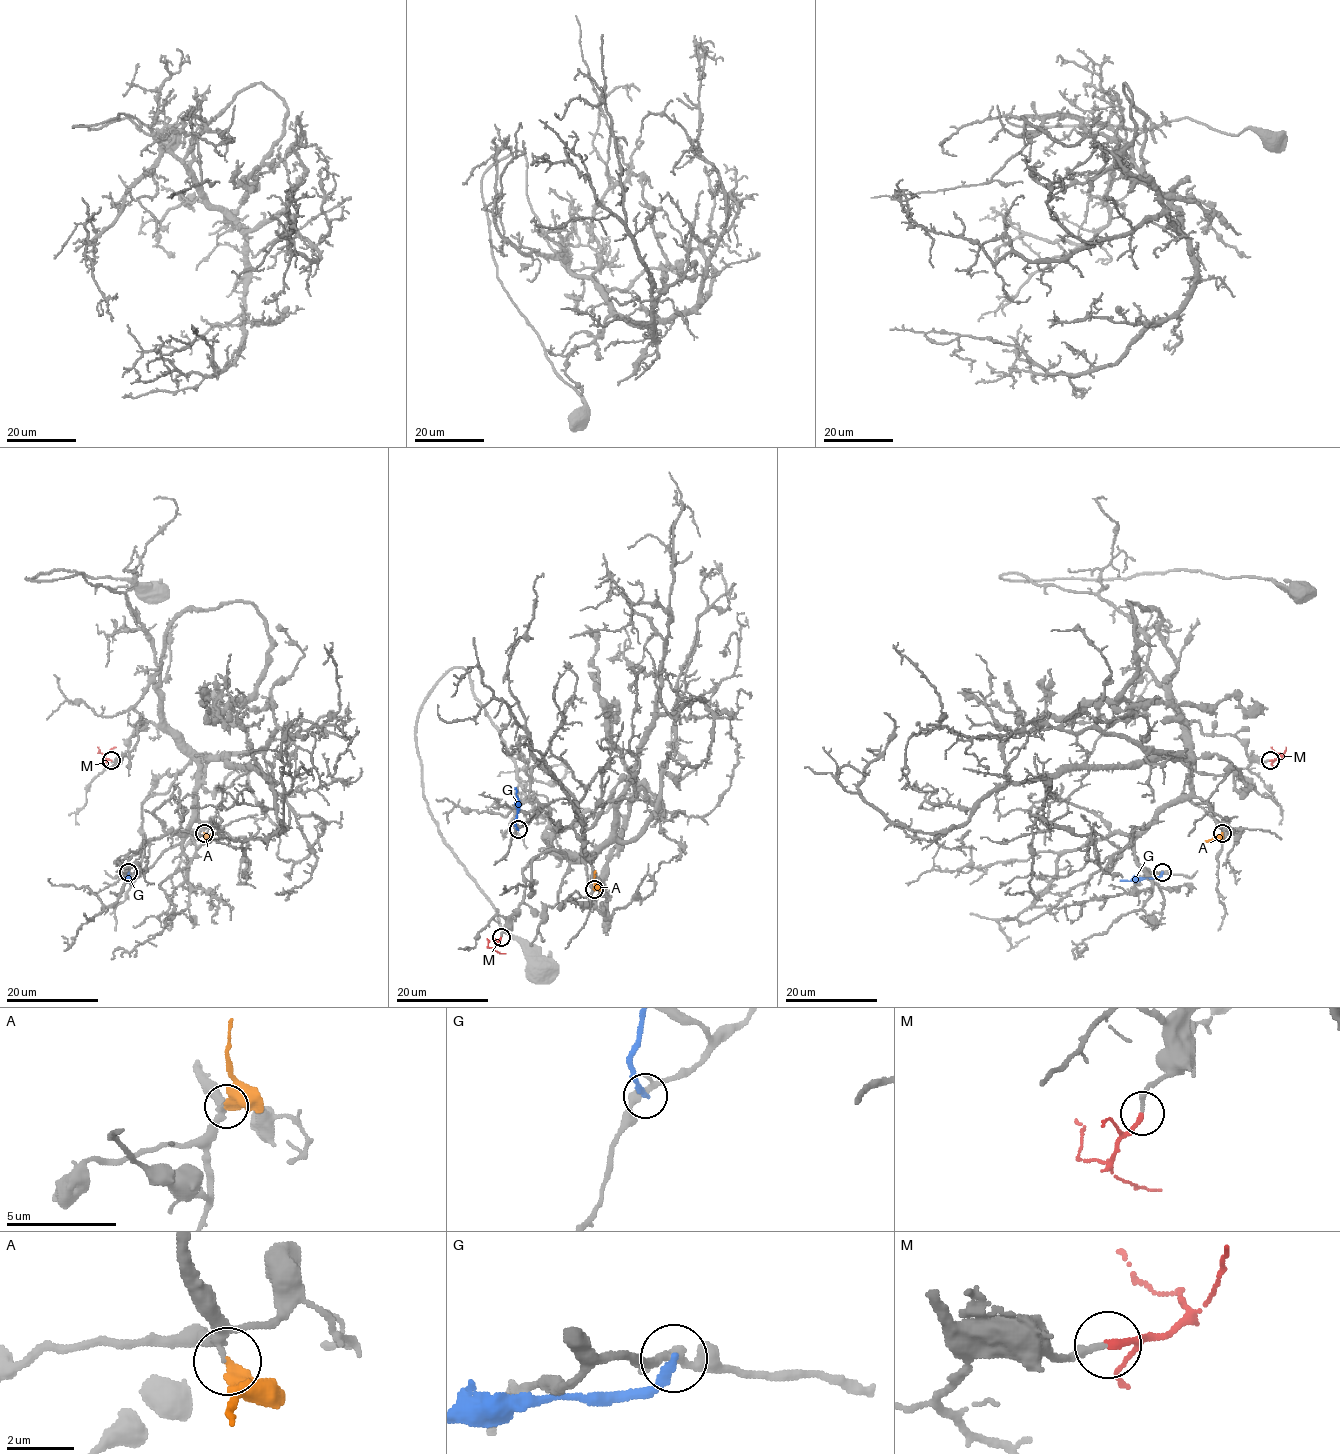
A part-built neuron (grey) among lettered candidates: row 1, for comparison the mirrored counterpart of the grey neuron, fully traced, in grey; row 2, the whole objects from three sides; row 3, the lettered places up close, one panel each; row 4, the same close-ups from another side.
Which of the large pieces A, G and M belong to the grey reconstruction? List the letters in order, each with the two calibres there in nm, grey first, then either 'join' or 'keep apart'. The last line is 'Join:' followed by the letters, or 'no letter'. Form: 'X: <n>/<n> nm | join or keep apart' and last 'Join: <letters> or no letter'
A: 200/360 nm | keep apart
G: 260/280 nm | keep apart
M: 200/200 nm | join
Join: M

